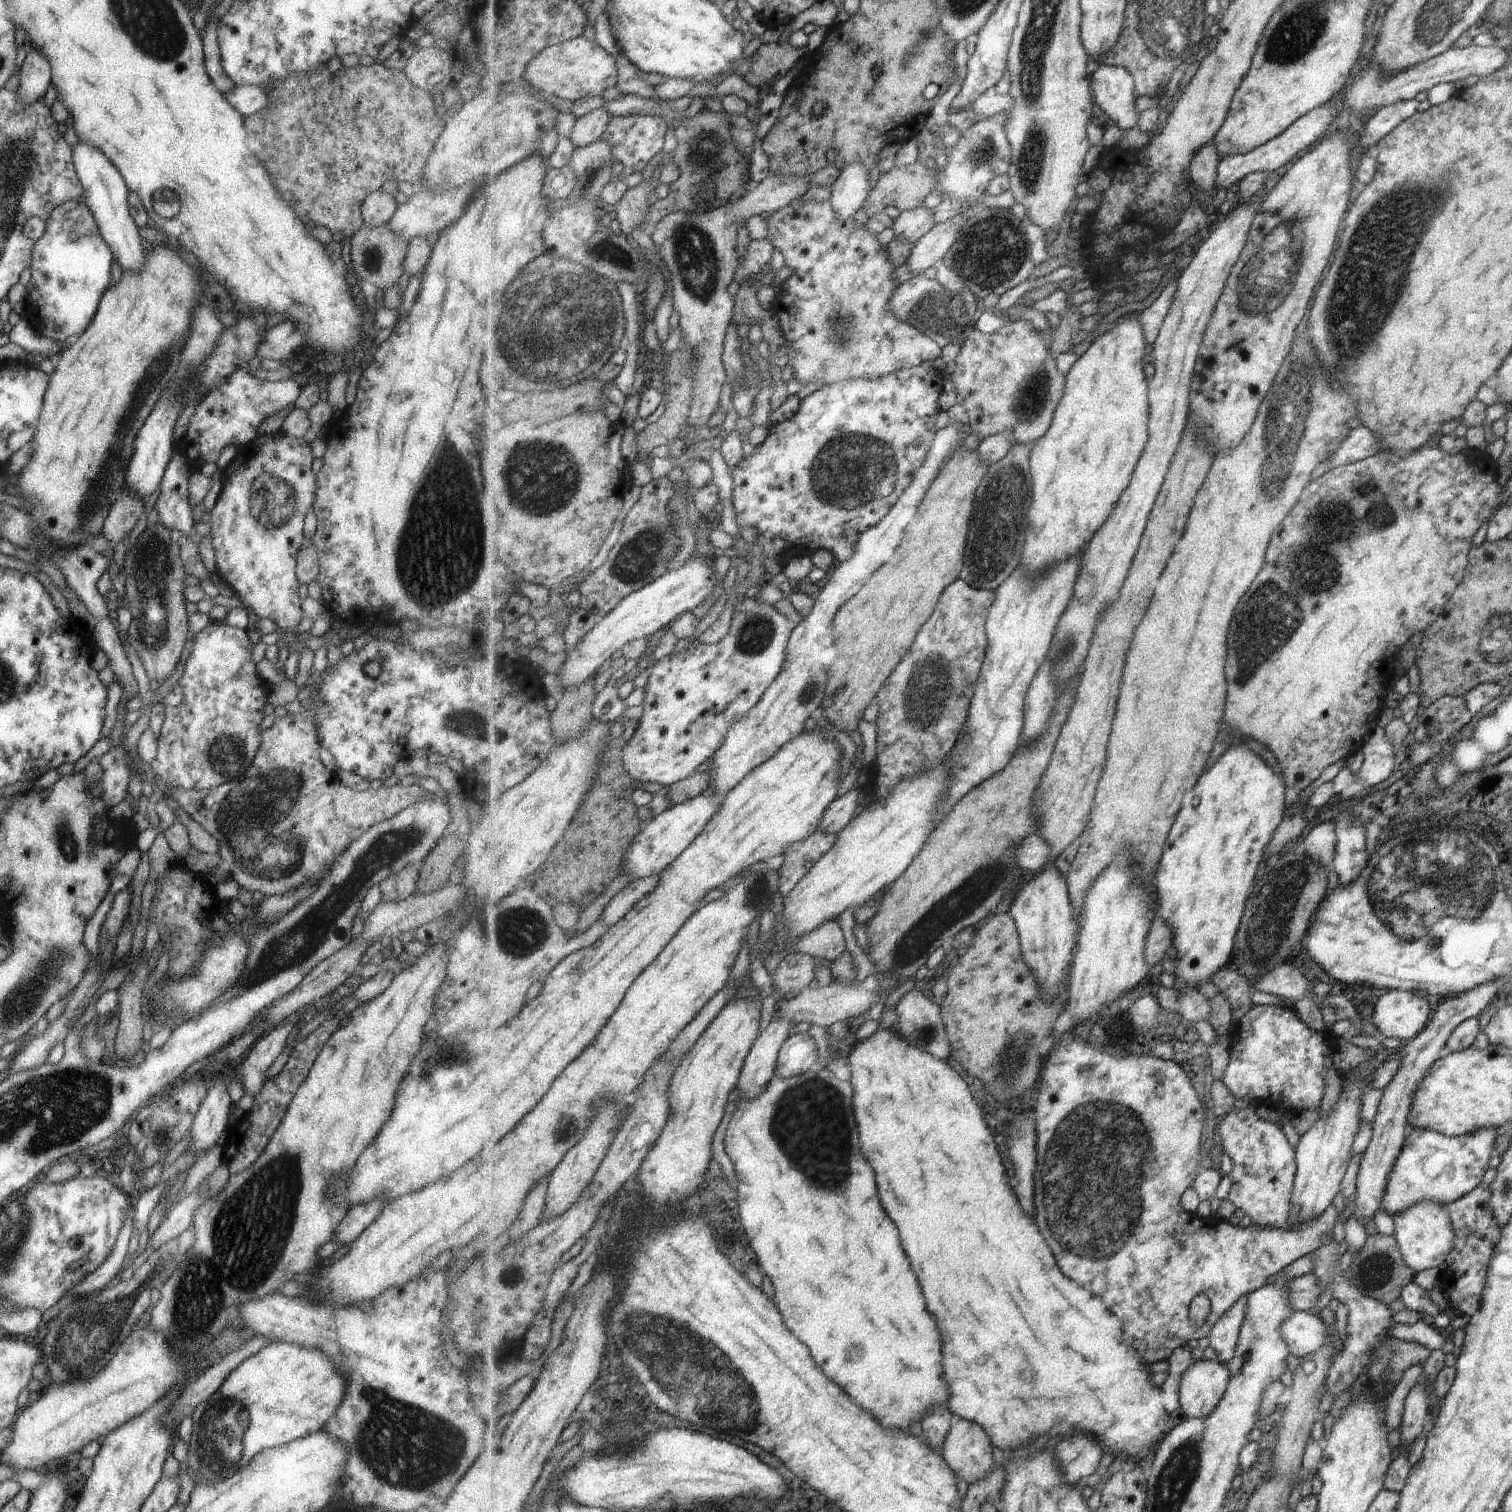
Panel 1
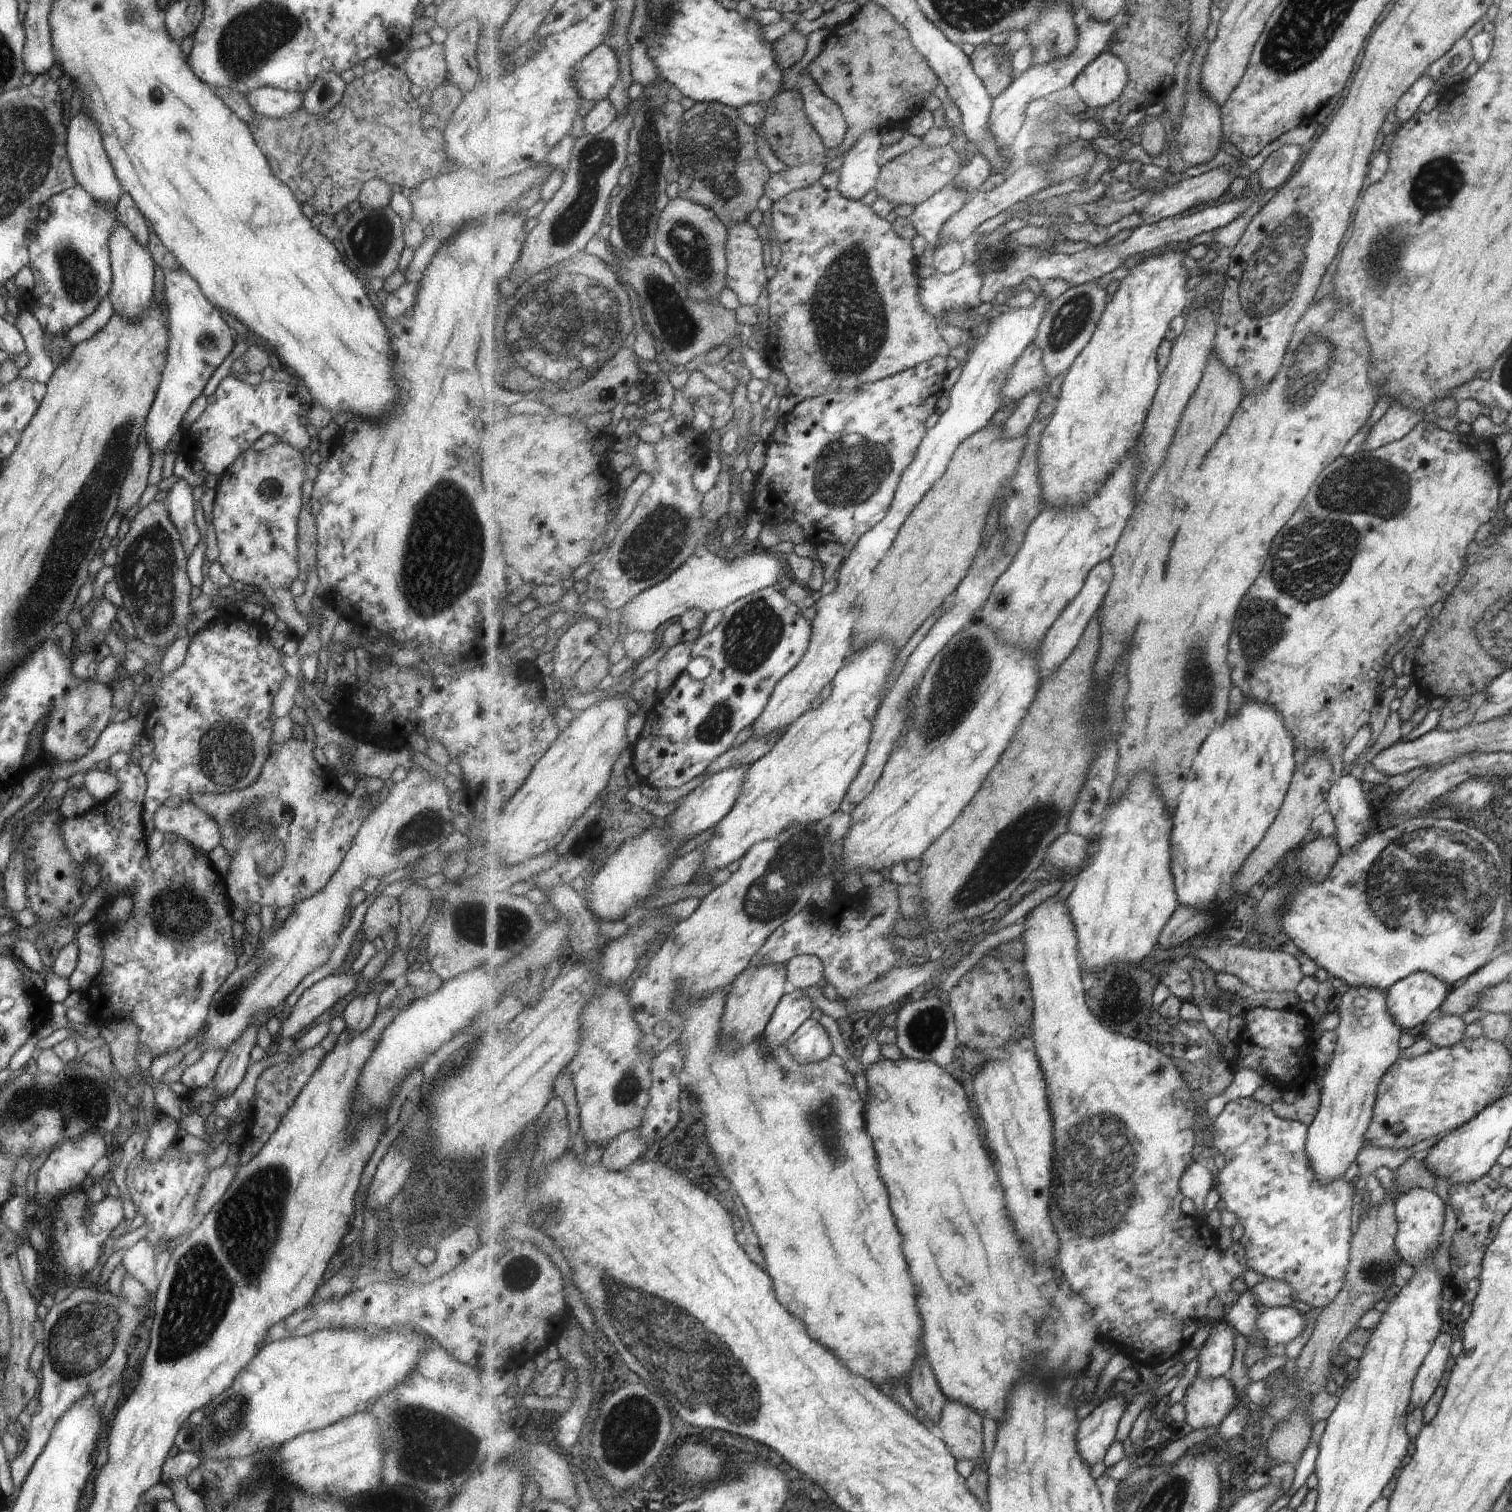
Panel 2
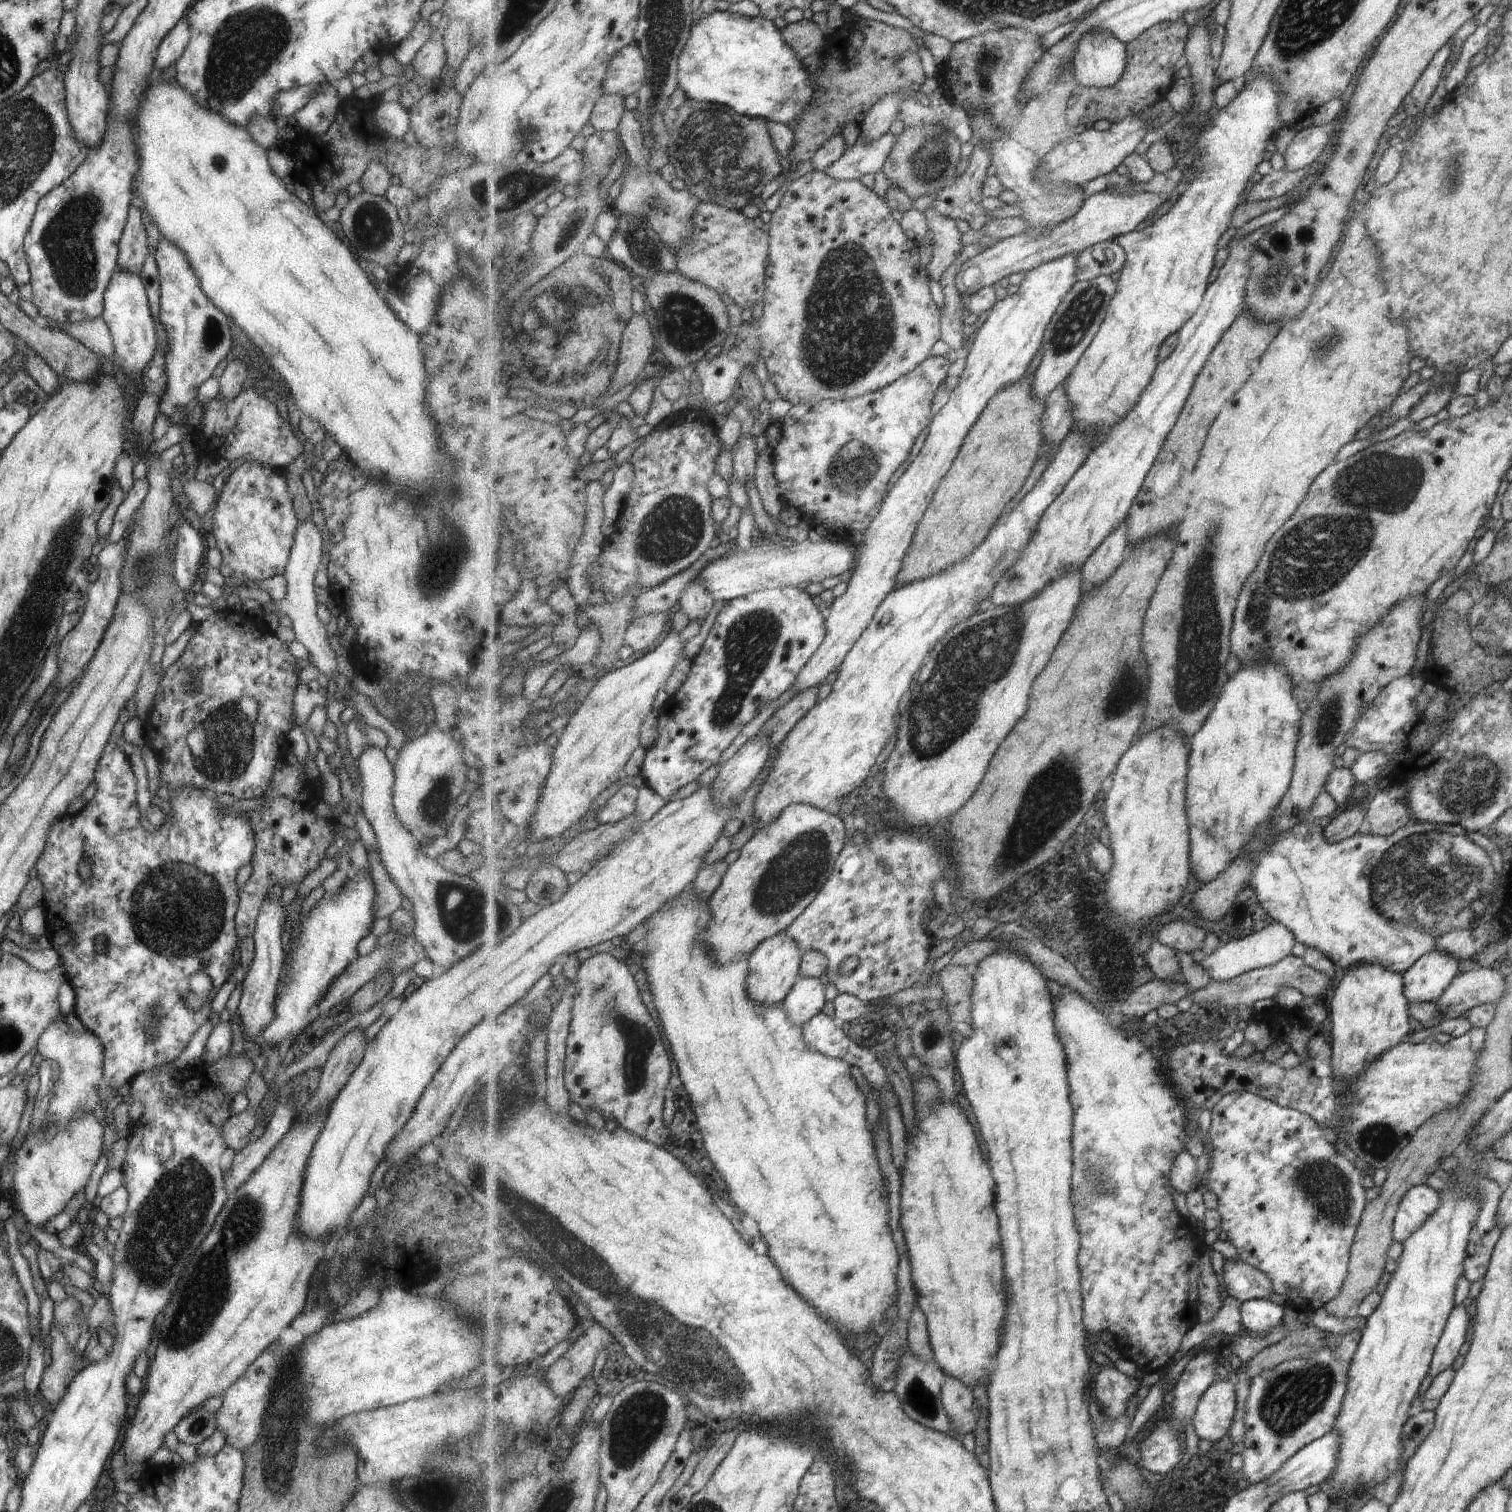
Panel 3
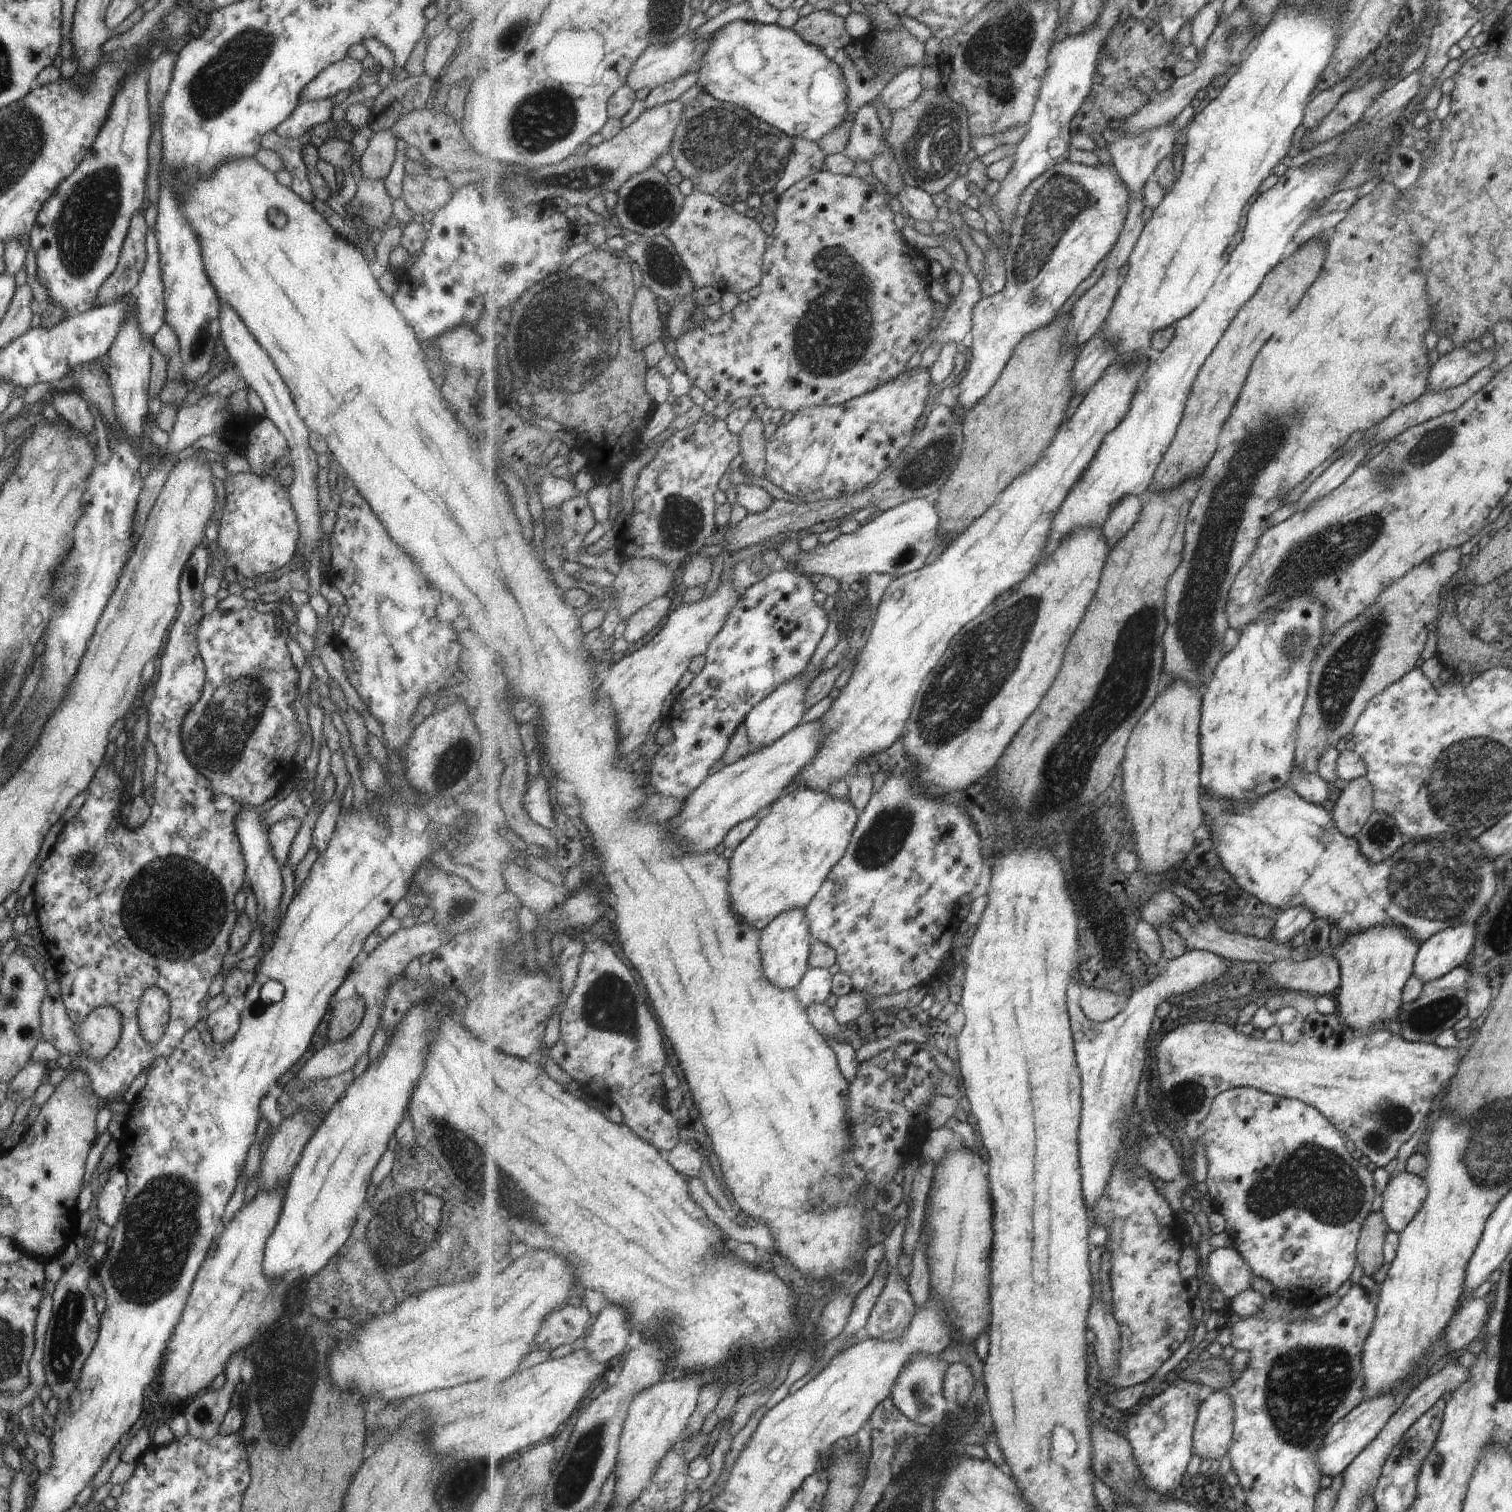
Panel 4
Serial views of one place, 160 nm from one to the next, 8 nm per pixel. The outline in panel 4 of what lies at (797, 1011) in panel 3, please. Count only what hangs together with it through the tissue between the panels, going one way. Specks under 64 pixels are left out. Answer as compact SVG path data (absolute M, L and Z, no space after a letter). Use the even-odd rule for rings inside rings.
M810 968L796 987L797 996L805 1008L811 1004L823 1004L831 998L833 986L833 975L827 968Z

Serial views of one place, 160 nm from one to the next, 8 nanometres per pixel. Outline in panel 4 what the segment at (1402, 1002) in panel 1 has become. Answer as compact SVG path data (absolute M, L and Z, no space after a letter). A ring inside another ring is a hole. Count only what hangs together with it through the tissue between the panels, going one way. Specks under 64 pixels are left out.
M1451 926L1421 942L1413 960L1411 974L1421 985L1441 978L1451 970L1468 964L1473 944L1471 926Z

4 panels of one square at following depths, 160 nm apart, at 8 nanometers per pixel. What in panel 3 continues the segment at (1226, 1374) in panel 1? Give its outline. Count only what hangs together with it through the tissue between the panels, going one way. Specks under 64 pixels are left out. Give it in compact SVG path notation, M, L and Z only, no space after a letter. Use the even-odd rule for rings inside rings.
M1217 1380L1201 1398L1193 1427L1201 1440L1219 1442L1233 1426L1237 1412L1237 1394L1234 1381Z

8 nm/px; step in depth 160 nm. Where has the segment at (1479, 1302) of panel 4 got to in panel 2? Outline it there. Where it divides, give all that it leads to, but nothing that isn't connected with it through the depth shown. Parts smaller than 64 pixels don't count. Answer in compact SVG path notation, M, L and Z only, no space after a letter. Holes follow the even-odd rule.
M1439 1332L1431 1349L1419 1366L1413 1384L1411 1384L1411 1396L1409 1404L1415 1408L1423 1409L1427 1400L1431 1398L1433 1392L1438 1388L1438 1382L1442 1376L1447 1357L1450 1356L1451 1336L1448 1333Z

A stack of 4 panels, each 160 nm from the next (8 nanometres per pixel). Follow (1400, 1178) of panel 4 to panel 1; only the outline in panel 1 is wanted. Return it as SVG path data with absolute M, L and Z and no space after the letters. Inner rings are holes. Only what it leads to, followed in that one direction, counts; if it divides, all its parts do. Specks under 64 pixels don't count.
M1421 1201L1391 1216L1395 1239L1403 1262L1415 1273L1439 1267L1446 1259L1454 1241L1454 1234L1443 1206L1431 1201Z

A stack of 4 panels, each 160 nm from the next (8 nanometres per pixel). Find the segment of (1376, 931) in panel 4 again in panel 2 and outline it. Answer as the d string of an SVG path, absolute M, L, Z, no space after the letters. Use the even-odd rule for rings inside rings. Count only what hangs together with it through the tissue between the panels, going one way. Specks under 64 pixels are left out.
M1349 987L1335 1010L1339 1024L1335 1028L1335 1049L1321 1078L1320 1100L1313 1121L1308 1125L1306 1153L1317 1182L1333 1182L1342 1178L1349 1164L1362 1148L1363 1134L1373 1114L1375 1090L1381 1076L1400 1056L1398 1046L1402 1029L1393 1024L1385 1004L1386 990Z

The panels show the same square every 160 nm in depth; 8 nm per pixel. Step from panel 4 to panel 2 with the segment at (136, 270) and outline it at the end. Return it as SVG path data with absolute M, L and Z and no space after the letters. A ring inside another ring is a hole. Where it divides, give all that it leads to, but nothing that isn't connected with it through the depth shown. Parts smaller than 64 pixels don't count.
M121 193L119 200L115 202L115 209L119 224L129 232L133 242L137 242L139 246L147 249L151 229L128 193Z

